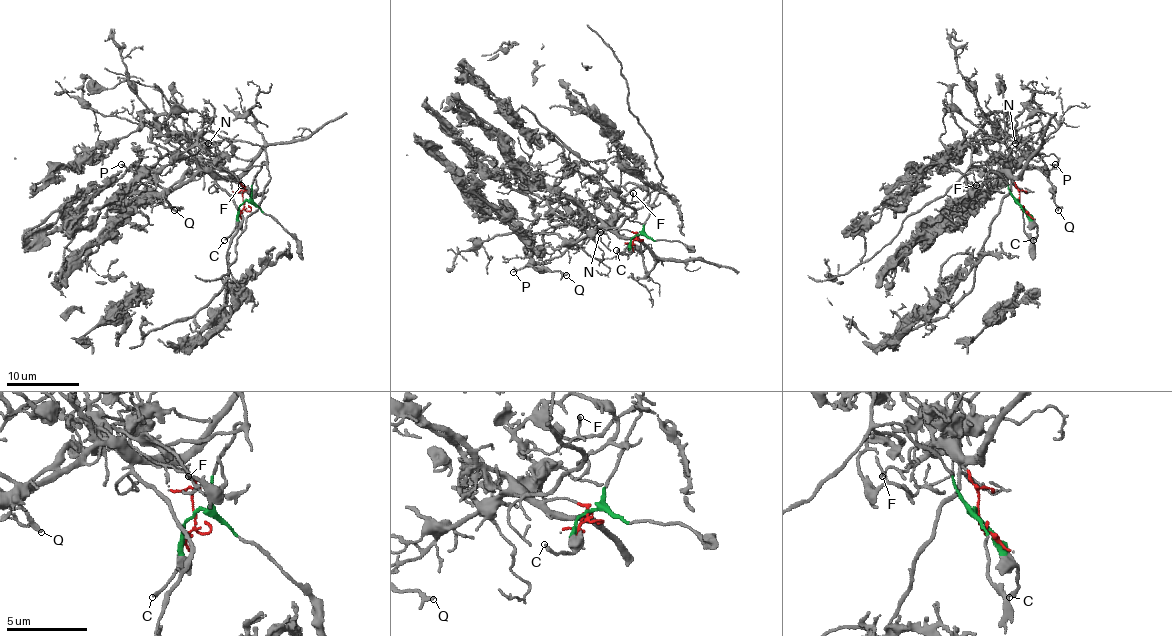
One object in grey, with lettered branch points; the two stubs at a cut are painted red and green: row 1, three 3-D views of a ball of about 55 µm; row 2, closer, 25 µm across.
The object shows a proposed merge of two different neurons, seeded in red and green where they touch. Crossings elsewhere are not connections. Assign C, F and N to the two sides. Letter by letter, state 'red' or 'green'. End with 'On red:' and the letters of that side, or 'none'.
C: green
F: green
N: red
On red: N

